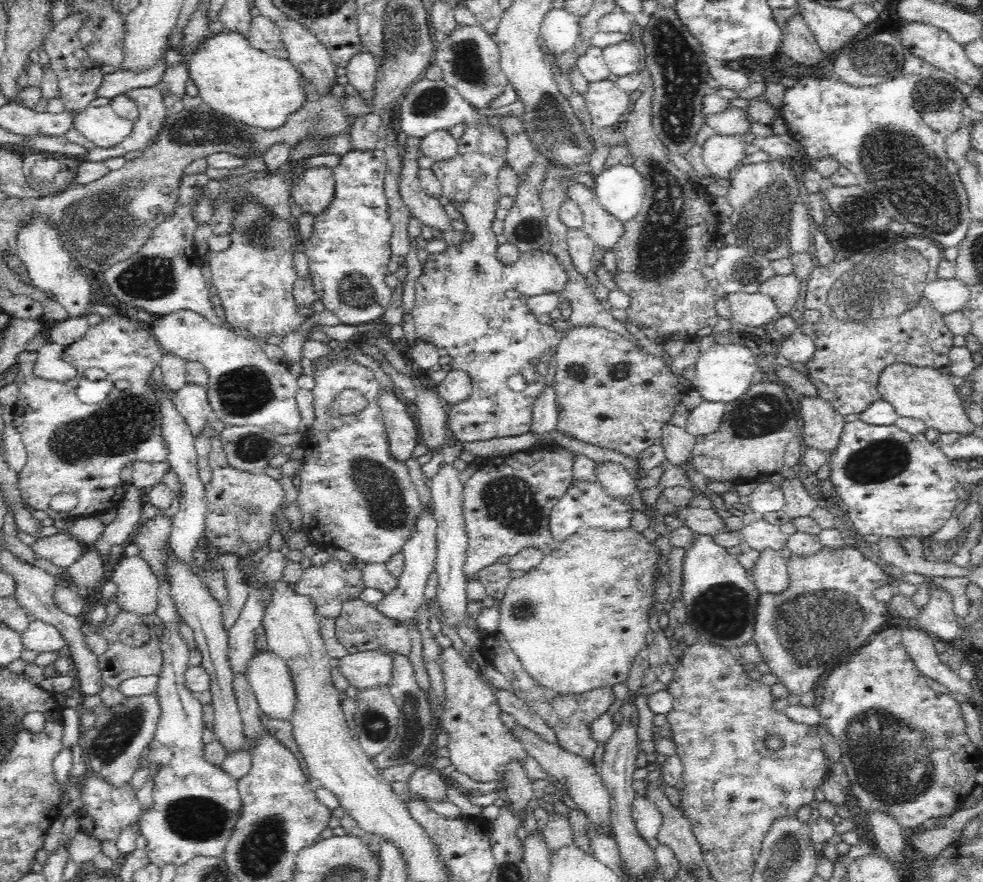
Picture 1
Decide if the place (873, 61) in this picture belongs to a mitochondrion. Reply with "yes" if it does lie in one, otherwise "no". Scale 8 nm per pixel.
yes

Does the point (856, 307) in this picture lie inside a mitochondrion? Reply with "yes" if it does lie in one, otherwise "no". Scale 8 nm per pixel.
yes

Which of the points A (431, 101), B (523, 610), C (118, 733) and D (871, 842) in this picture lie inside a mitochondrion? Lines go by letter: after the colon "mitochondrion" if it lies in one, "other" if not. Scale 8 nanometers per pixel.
A: mitochondrion
B: mitochondrion
C: mitochondrion
D: other

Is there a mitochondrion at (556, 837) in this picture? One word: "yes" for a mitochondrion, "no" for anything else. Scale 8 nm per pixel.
no

